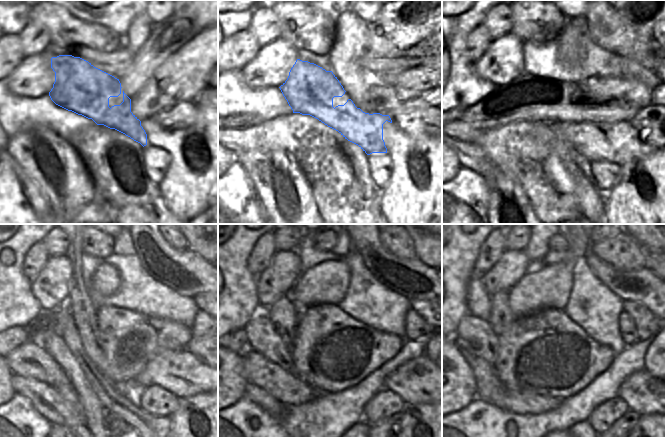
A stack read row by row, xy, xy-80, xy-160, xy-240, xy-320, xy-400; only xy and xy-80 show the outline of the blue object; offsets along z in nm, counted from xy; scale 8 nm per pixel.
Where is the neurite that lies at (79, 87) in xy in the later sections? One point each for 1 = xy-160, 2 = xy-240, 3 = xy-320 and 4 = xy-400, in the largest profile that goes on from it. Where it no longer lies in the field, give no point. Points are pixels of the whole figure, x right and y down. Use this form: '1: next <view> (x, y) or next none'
1: next xy-160 (619, 143)
2: next xy-240 (182, 373)
3: next xy-320 (419, 380)
4: next xy-400 (644, 394)

